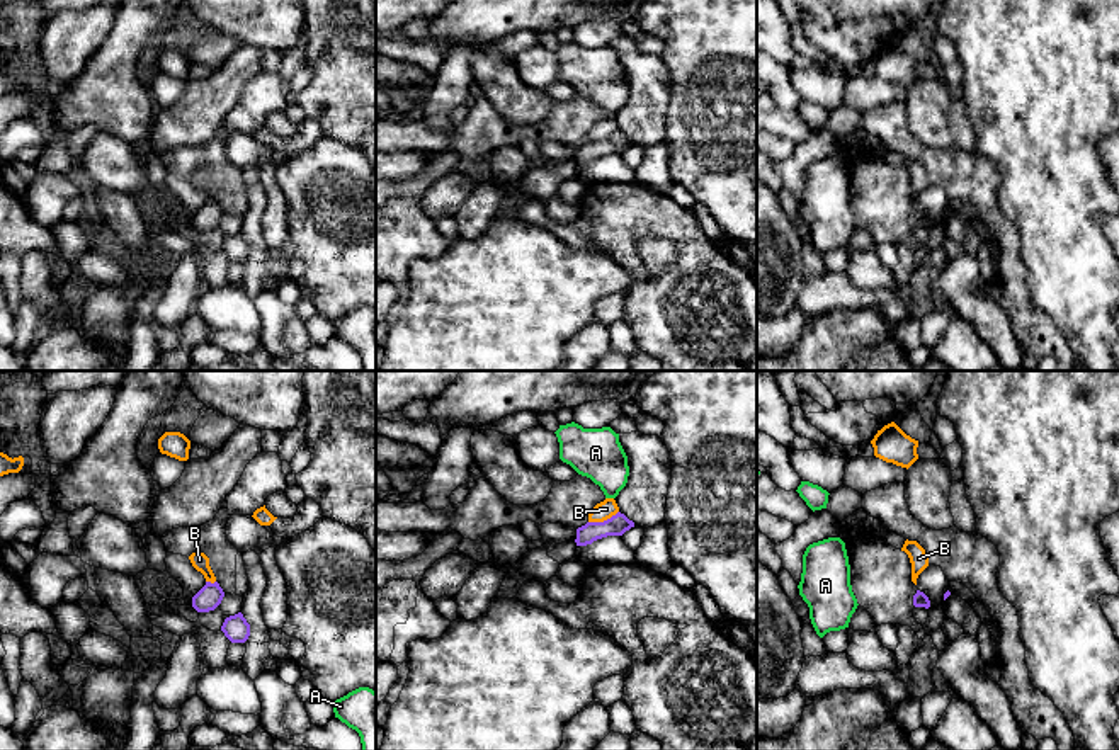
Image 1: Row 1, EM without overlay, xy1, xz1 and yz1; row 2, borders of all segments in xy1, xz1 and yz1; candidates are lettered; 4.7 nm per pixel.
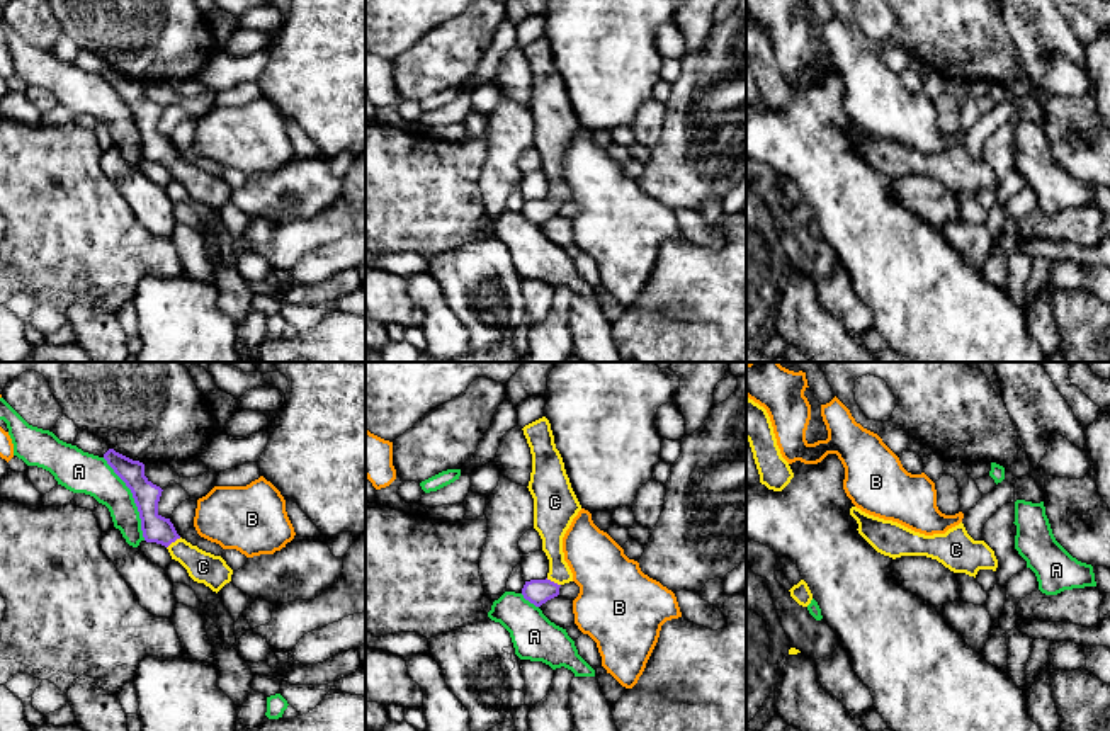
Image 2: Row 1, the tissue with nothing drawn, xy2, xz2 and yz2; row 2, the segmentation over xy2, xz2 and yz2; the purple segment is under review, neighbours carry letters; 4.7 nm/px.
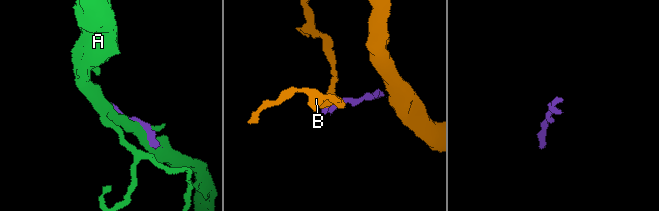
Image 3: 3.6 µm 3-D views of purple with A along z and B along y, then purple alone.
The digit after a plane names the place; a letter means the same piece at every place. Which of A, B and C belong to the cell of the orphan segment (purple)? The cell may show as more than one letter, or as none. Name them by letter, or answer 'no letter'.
C

